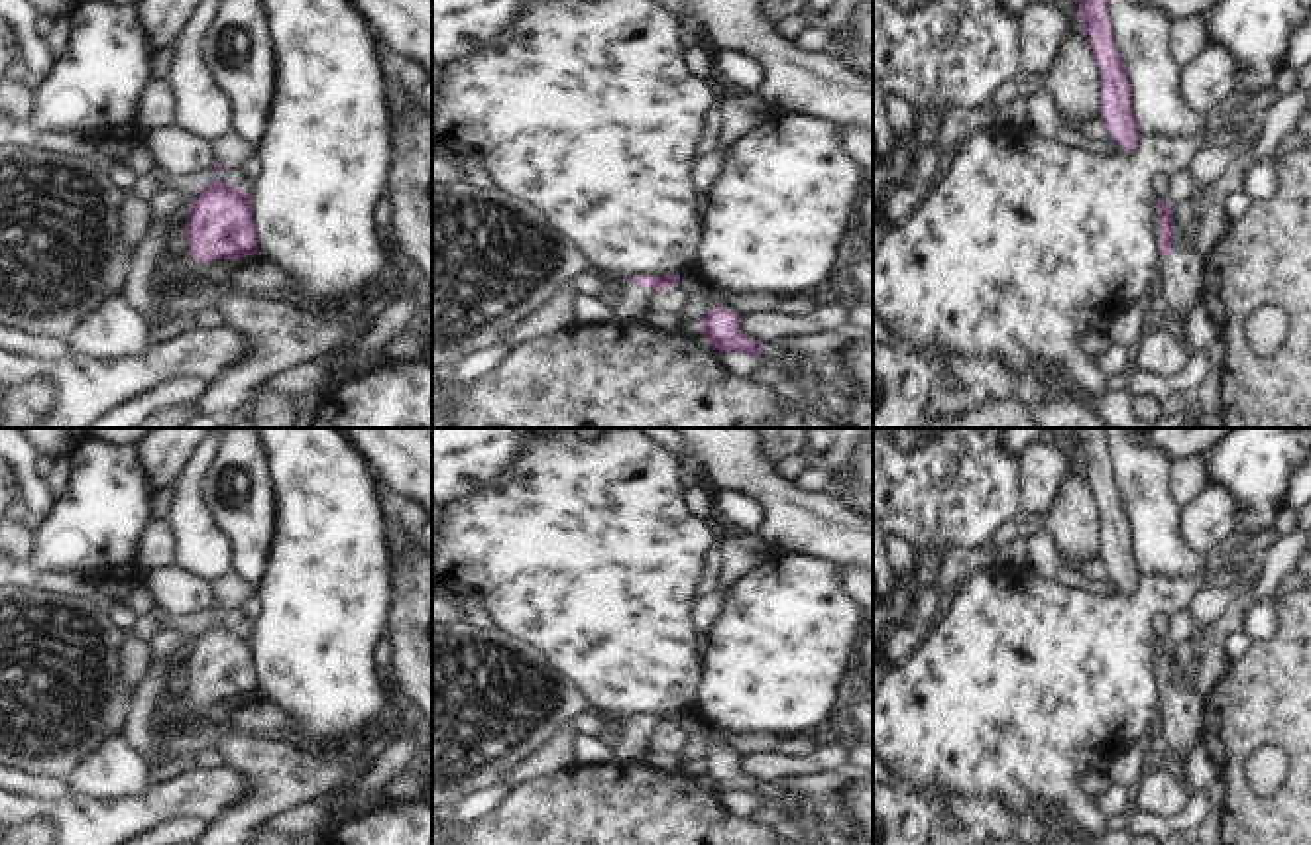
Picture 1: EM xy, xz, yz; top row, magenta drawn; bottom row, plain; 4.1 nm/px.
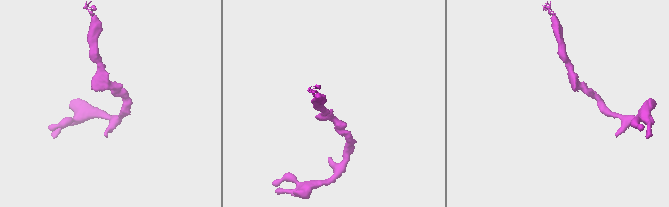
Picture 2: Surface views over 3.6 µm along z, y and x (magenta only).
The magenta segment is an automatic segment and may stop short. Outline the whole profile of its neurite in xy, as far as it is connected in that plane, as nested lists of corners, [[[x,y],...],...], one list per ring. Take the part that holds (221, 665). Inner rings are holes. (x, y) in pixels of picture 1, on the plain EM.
[[[220,617],[191,643],[185,672],[191,700],[179,705],[171,723],[175,731],[185,719],[204,721],[206,702],[259,696],[252,633],[230,627]]]

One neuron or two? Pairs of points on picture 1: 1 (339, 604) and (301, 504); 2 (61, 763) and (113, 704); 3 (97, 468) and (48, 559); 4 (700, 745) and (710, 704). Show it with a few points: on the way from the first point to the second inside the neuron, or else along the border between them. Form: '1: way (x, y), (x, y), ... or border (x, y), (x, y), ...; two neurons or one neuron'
1: way (331, 578), (331, 533), (327, 529); one neuron
2: way (67, 749), (99, 718); one neuron
3: way (97, 490), (97, 509), (69, 537); one neuron
4: border (694, 706), (716, 726), (736, 733), (749, 733); two neurons

